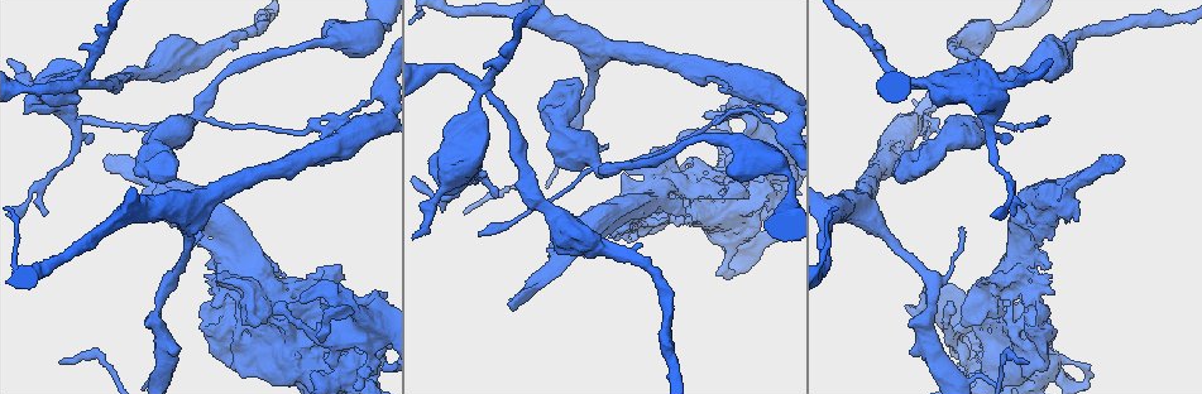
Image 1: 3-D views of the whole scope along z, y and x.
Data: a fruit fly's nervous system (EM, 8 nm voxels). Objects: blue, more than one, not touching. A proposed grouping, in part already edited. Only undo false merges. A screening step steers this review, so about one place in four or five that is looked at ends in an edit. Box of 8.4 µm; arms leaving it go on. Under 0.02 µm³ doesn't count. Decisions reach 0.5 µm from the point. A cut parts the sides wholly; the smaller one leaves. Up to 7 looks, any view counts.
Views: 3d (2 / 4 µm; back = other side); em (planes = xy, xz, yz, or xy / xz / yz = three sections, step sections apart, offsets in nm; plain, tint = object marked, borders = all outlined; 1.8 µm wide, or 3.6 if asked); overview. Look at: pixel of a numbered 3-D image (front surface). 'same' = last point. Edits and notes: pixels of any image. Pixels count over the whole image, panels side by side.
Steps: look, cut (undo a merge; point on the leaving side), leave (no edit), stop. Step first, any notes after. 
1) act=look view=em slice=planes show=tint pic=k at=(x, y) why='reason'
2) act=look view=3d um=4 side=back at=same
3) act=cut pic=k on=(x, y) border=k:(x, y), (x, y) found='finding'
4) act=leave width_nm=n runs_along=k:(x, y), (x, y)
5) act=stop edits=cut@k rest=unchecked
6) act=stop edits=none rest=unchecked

act=look view=3d um=4 pic=1 at=(202, 118) why='sharp bend'

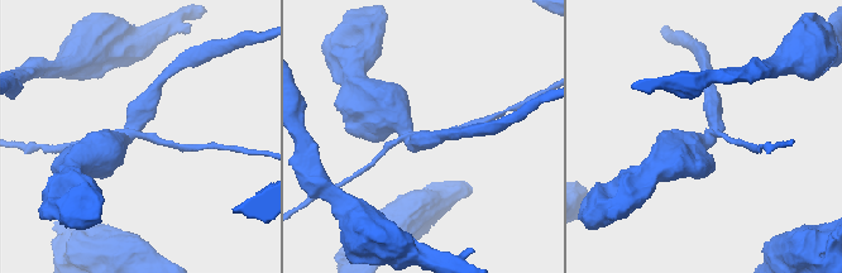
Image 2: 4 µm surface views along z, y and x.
act=look view=em slice=planes show=tint pic=2 at=(138, 136) arms=4

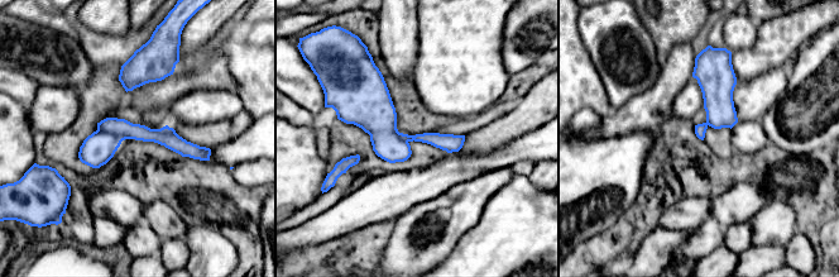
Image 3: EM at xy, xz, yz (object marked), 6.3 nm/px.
act=cut pic=3 on=(99, 148) border=3:(97, 129), (114, 133), (121, 141) found='a second neuron is stuck on'

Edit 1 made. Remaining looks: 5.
act=look view=overview why='see it whole again'

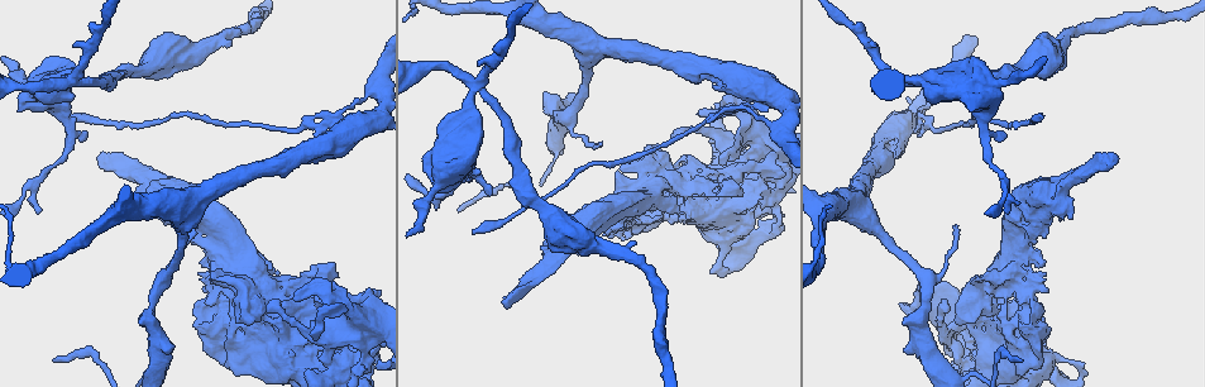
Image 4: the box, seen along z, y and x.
act=look view=em slice=planes show=plain pic=4 at=(1012, 265) why='calibre changes'

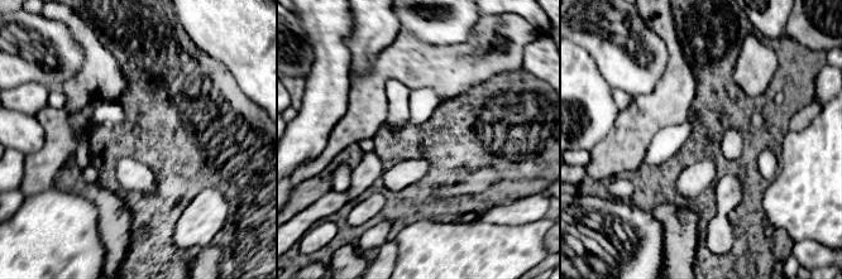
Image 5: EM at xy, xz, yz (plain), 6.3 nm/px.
act=look view=em slice=planes show=tint at=same why='with the object marked'

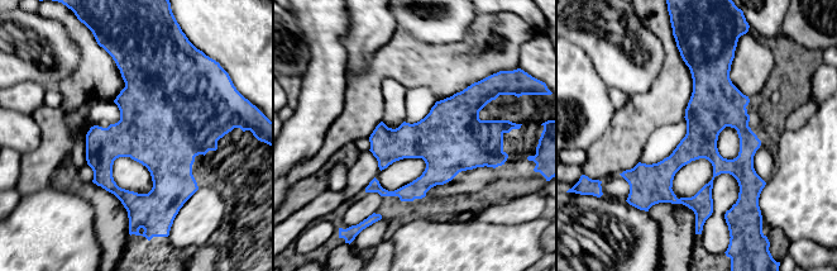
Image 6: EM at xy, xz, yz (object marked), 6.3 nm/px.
act=leave width_nm=280 runs_along=6:(692, 62), (716, 160), (704, 214) found='continuous, no second neuron'

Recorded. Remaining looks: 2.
act=look view=3d um=4 side=back pic=4 at=(330, 144) why='calibre changes'

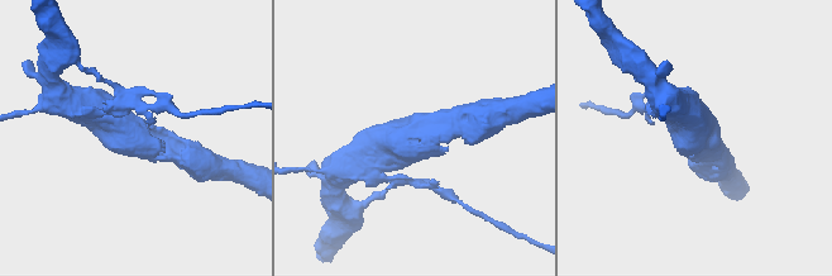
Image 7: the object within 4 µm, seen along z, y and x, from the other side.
act=look view=em um=3.6 slice=planes show=tint pic=7 at=(132, 136) arms=3

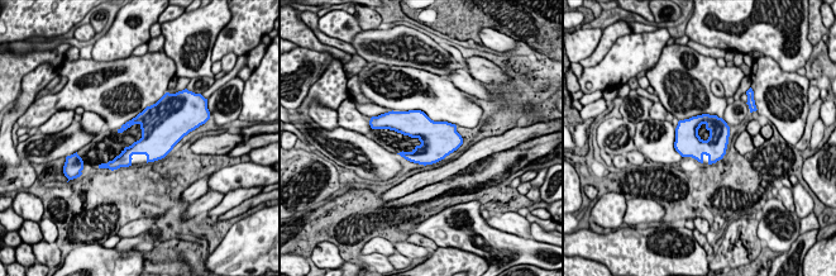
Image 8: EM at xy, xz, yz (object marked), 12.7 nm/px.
act=leave found='continuous, no second neuron'

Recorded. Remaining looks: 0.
act=stop edits=cut@3 rest=unchecked

